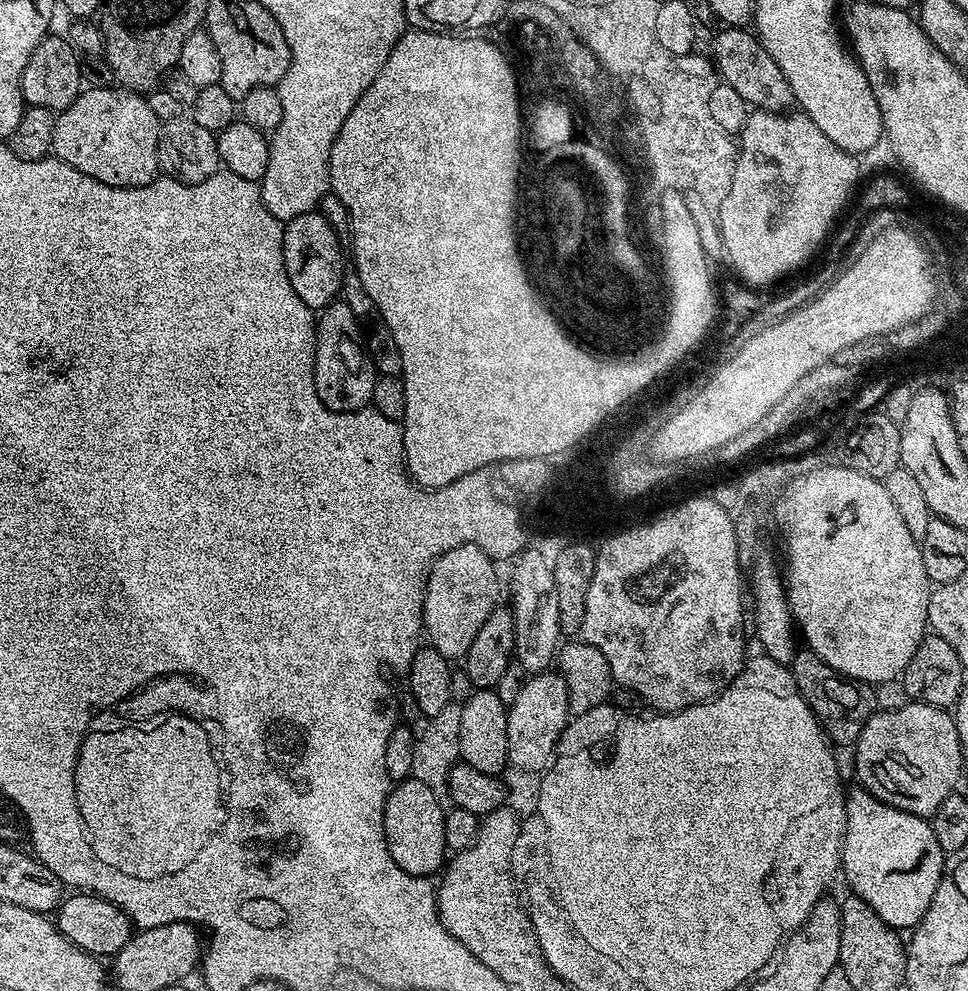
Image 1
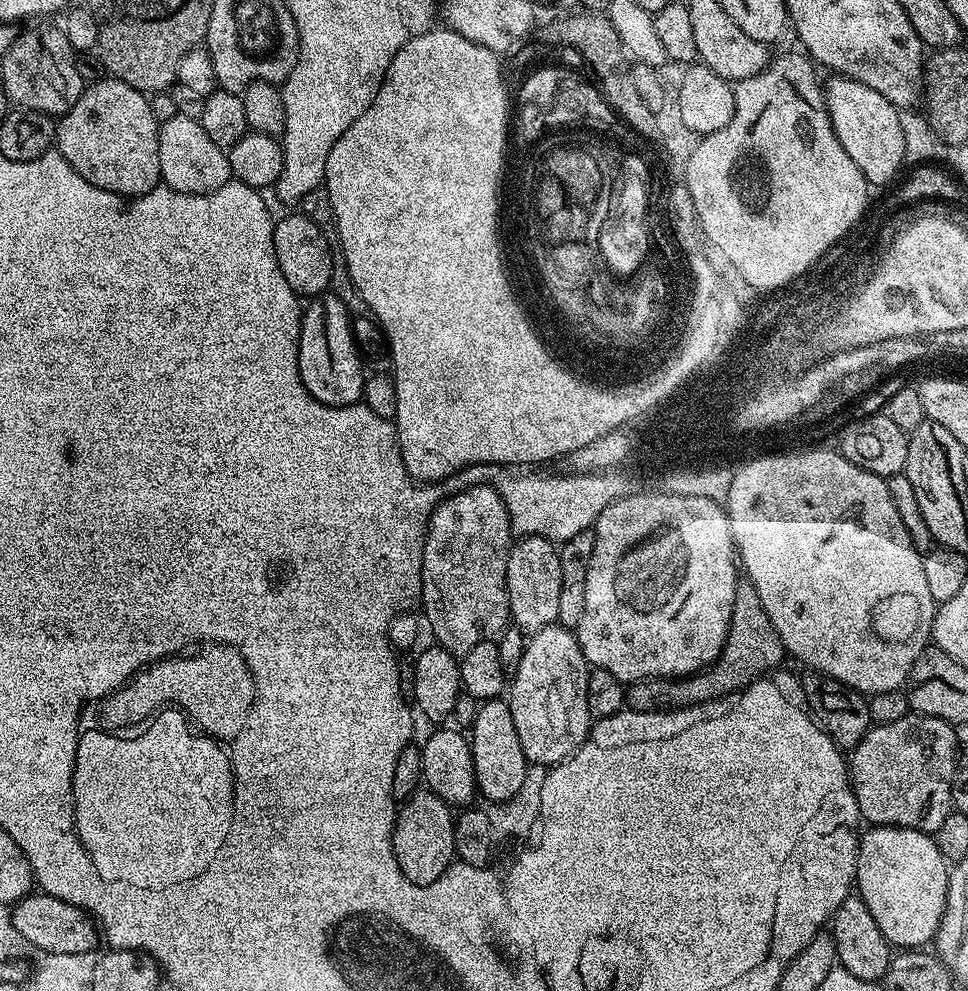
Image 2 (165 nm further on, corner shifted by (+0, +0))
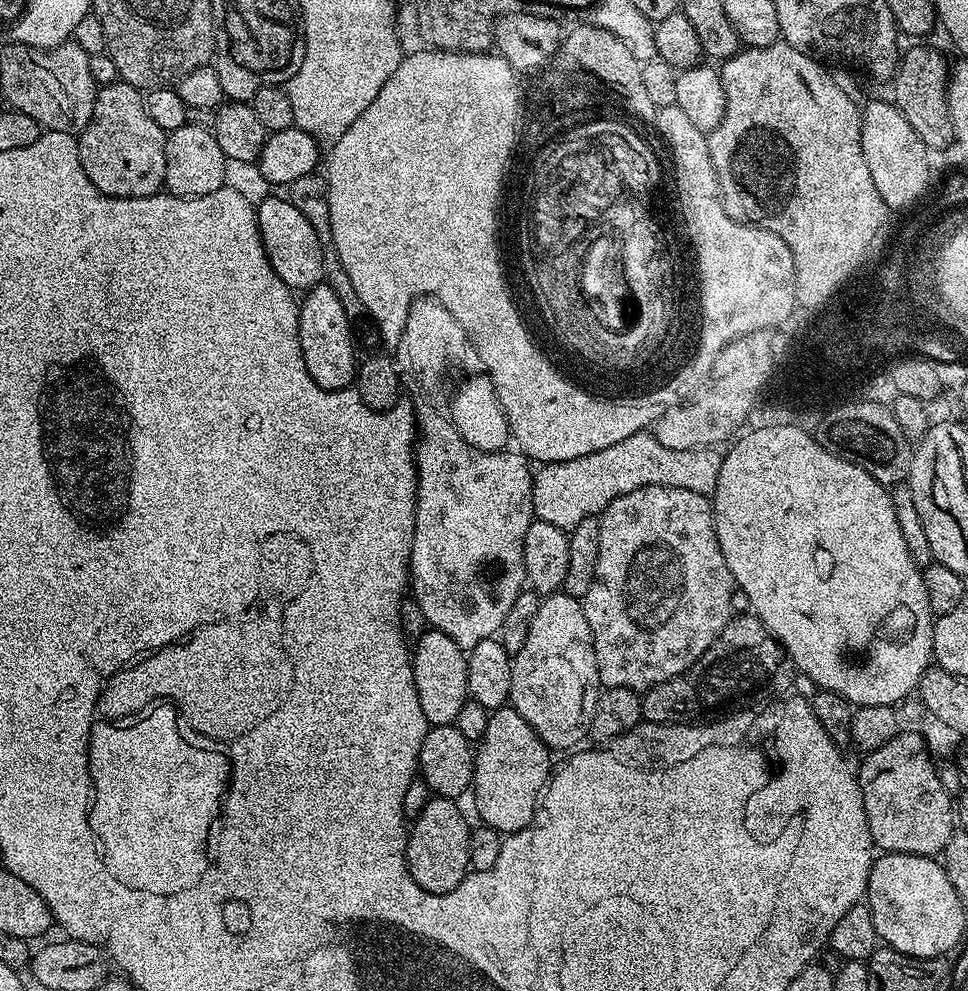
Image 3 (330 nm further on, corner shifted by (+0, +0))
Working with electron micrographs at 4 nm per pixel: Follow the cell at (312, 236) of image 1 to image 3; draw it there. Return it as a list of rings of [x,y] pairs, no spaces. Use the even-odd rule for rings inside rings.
[[[269,194],[262,203],[256,205],[256,221],[266,258],[270,266],[274,266],[274,274],[278,274],[288,288],[307,290],[324,280],[324,255],[318,234],[314,234],[314,226],[306,222],[298,206],[291,204],[283,195]]]

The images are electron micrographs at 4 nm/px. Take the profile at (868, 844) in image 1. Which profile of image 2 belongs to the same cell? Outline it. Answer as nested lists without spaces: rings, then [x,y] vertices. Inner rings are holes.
[[[883,826],[867,830],[858,840],[854,881],[858,895],[866,902],[866,910],[878,922],[878,930],[882,930],[889,945],[900,950],[920,950],[931,945],[946,906],[949,861],[927,832]]]

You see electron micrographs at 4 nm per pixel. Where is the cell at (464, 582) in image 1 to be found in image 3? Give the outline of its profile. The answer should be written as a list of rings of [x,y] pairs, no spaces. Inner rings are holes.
[[[431,410],[418,413],[418,432],[414,449],[416,521],[410,561],[410,592],[425,614],[427,623],[435,631],[454,638],[460,648],[467,650],[499,633],[514,598],[525,591],[523,539],[534,521],[534,468],[528,457],[516,450],[474,455],[456,437],[456,432]]]

